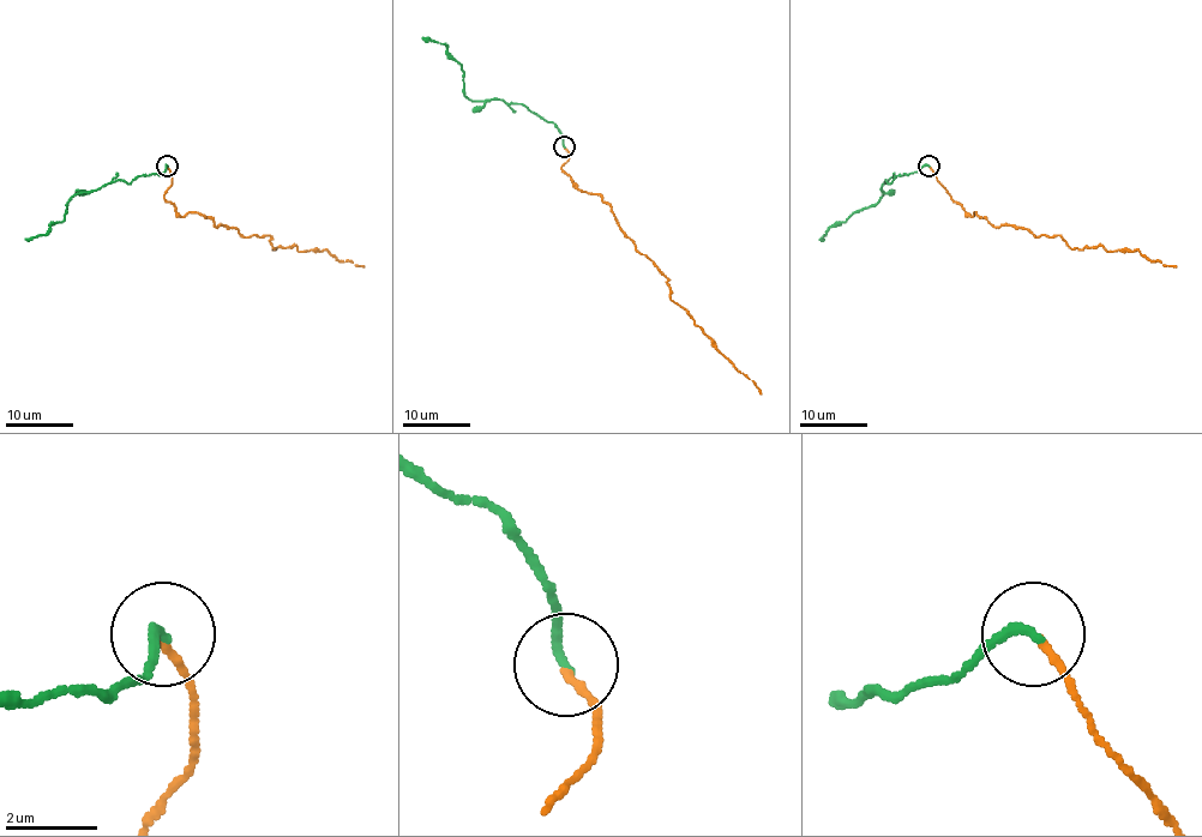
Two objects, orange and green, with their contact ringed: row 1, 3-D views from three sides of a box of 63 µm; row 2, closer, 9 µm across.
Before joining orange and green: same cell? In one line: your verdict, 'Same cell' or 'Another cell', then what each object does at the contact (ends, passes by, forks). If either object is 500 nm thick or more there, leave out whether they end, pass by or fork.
Same cell. At the ring orange ends. At the ring green ends

